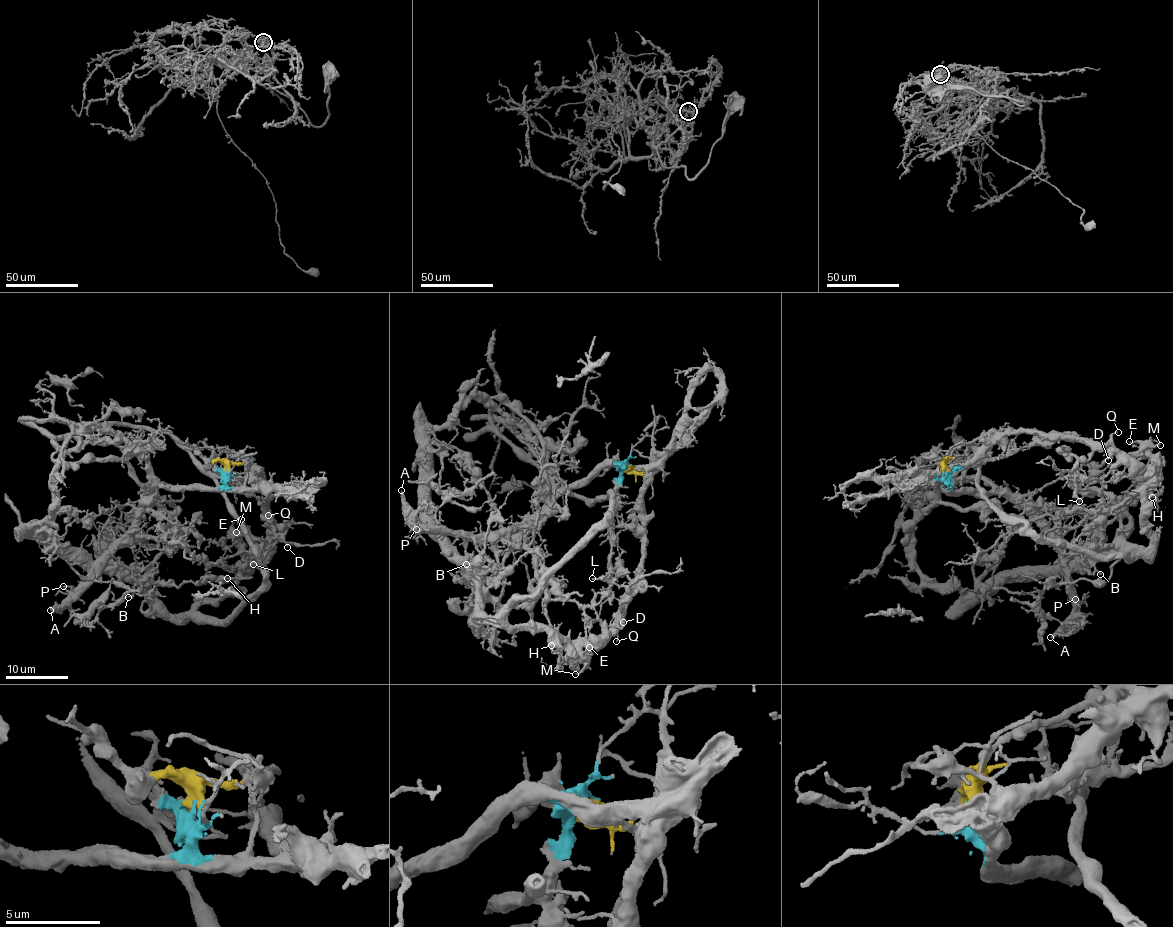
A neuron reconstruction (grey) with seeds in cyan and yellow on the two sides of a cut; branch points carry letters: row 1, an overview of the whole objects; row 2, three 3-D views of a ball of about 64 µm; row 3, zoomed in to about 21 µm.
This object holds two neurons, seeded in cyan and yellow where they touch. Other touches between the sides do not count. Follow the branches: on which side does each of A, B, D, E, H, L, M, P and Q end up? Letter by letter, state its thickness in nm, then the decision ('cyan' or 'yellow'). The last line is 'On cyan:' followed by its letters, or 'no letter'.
A: 360 nm | cyan
B: 200 nm | cyan
D: 170 nm | yellow
E: 170 nm | yellow
H: 200 nm | yellow
L: 150 nm | yellow
M: 220 nm | yellow
P: 150 nm | cyan
Q: 120 nm | yellow
On cyan: A, B, P

